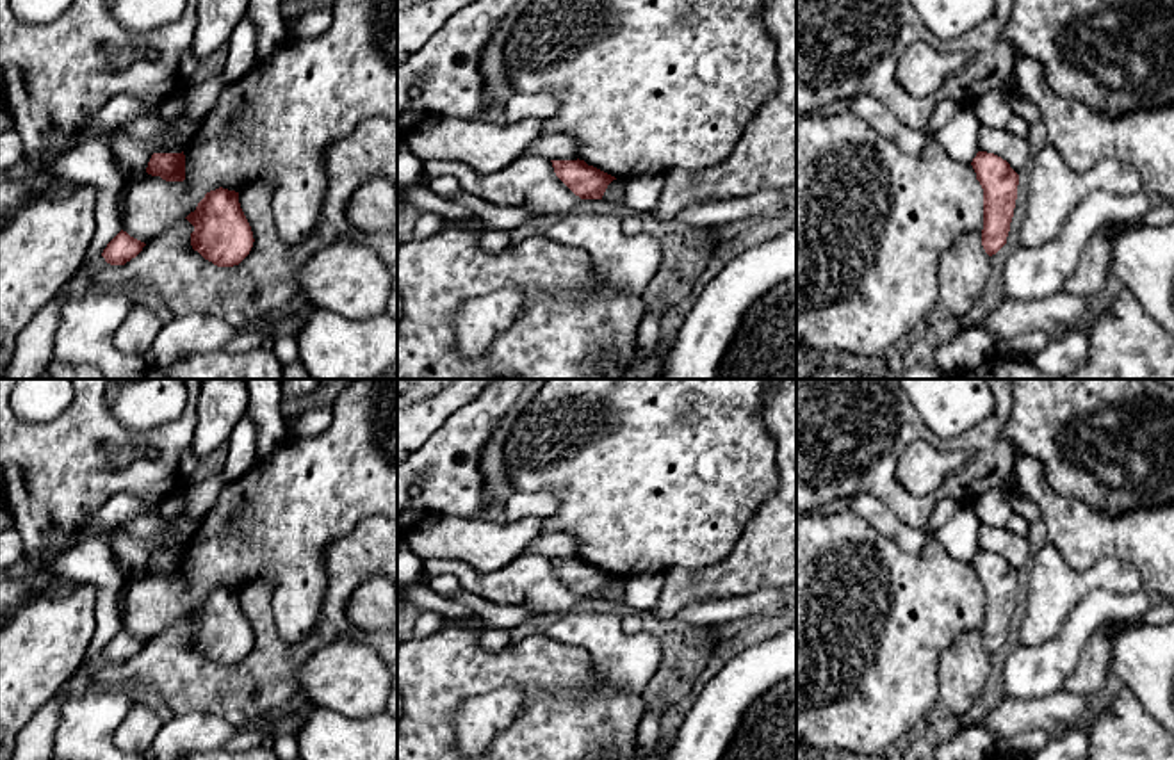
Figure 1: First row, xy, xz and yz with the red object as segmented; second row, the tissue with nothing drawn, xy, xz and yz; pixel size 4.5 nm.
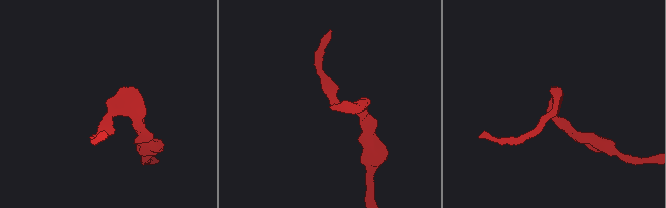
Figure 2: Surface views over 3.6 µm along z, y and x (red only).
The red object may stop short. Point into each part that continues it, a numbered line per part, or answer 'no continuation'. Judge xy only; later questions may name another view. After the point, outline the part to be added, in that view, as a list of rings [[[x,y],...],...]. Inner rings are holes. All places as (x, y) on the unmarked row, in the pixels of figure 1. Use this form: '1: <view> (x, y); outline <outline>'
no continuation

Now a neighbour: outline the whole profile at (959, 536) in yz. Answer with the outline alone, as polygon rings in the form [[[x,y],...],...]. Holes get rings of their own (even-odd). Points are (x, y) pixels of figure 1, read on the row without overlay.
[[[962,505],[951,520],[928,536],[935,539],[953,559],[971,562],[978,546],[980,518],[971,505]]]

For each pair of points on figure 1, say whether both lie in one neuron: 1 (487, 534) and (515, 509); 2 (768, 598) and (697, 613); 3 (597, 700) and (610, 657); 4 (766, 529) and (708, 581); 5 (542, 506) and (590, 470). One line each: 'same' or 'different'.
1: different
2: same
3: different
4: same
5: different

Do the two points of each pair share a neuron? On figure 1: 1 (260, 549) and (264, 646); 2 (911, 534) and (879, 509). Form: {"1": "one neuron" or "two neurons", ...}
{"1": "two neurons", "2": "one neuron"}

